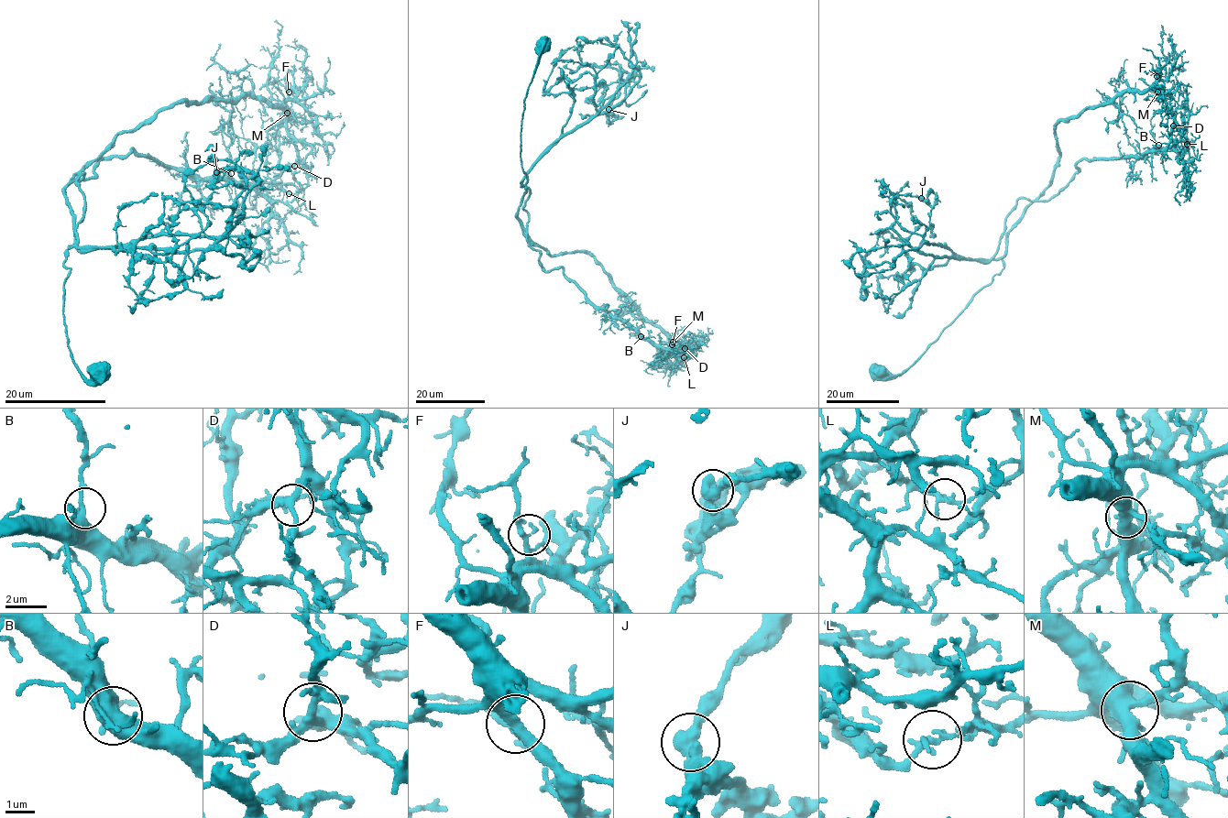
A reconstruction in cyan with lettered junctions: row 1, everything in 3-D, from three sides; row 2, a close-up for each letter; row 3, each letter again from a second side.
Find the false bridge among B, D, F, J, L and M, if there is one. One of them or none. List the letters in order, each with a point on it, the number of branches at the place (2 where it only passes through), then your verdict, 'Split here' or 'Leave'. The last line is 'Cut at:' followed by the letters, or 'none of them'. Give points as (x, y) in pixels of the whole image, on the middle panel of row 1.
B: Place: (641, 336). Branches: 2. Leave
D: Place: (685, 348). Branches: 3. Leave
F: Place: (672, 344). Branches: 3. Leave
J: Place: (608, 109). Branches: 2. Leave
L: Place: (684, 357). Branches: 2. Split here
M: Place: (673, 342). Branches: 3. Leave
Cut at: L

